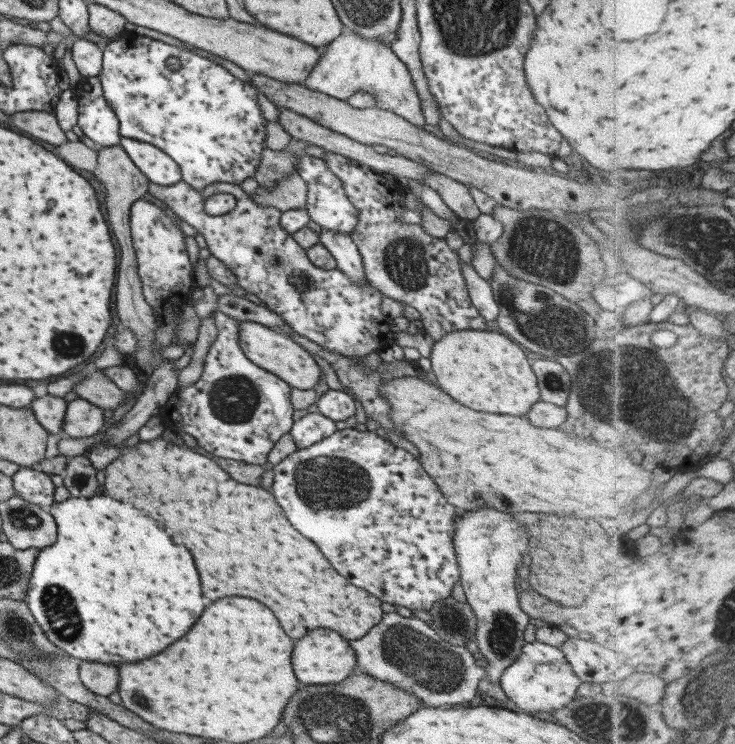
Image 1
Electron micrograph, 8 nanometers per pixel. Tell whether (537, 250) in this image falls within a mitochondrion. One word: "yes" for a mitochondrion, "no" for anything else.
yes

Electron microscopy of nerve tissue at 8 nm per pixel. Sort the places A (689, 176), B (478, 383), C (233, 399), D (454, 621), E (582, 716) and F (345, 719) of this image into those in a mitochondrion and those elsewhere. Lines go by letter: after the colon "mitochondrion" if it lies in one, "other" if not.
A: other
B: other
C: mitochondrion
D: mitochondrion
E: mitochondrion
F: mitochondrion

